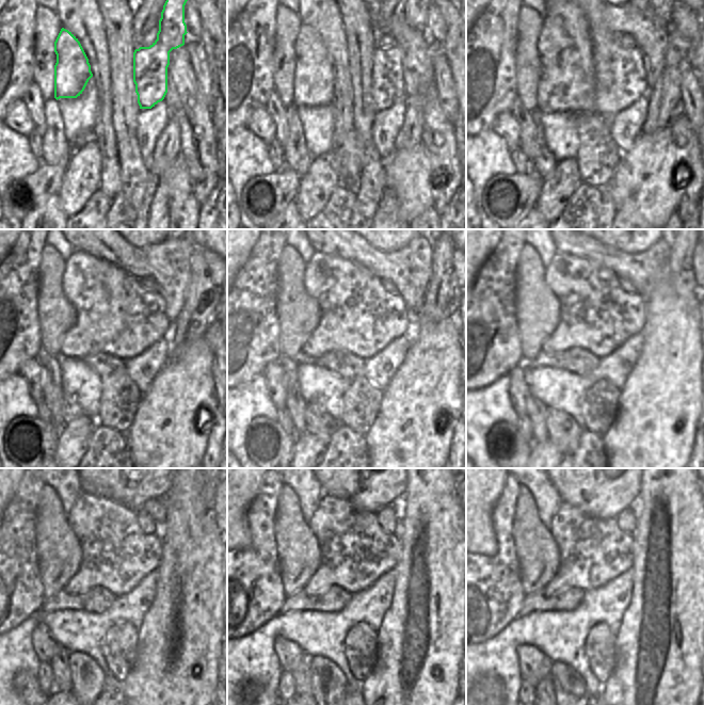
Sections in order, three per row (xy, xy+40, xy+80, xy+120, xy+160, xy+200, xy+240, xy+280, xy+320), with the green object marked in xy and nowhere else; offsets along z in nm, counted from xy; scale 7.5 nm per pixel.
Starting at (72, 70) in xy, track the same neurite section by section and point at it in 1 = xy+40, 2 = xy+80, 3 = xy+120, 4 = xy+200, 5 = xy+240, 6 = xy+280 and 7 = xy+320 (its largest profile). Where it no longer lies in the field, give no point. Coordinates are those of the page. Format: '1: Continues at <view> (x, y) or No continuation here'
1: Continues at xy+40 (313, 82)
2: Continues at xy+80 (610, 86)
3: Continues at xy+120 (114, 315)
4: Continues at xy+200 (596, 315)
5: Continues at xy+240 (116, 554)
6: Continues at xy+280 (355, 551)
7: Continues at xy+320 (593, 551)

